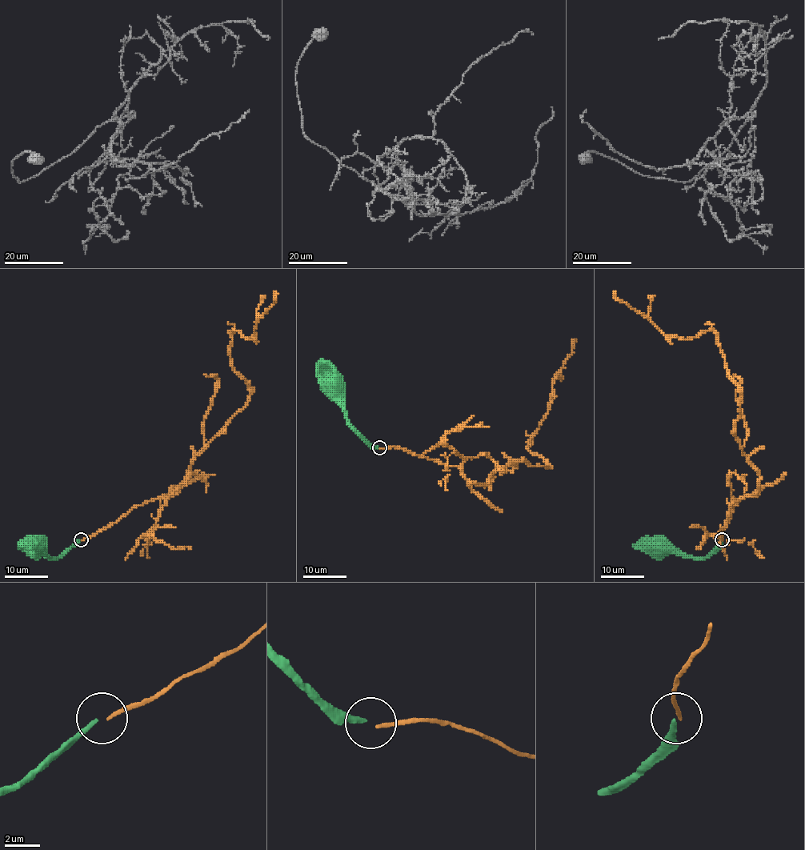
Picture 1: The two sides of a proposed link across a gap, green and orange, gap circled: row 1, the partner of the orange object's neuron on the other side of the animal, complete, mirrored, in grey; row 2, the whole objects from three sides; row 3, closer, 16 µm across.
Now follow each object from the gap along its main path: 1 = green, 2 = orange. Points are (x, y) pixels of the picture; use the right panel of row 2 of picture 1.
1: (721, 539), (719, 545), (710, 554), (700, 557), (679, 554), (665, 542), (659, 545)
2: (722, 539), (740, 498), (758, 489), (758, 473), (734, 435), (740, 394), (718, 334), (665, 335), (614, 290)

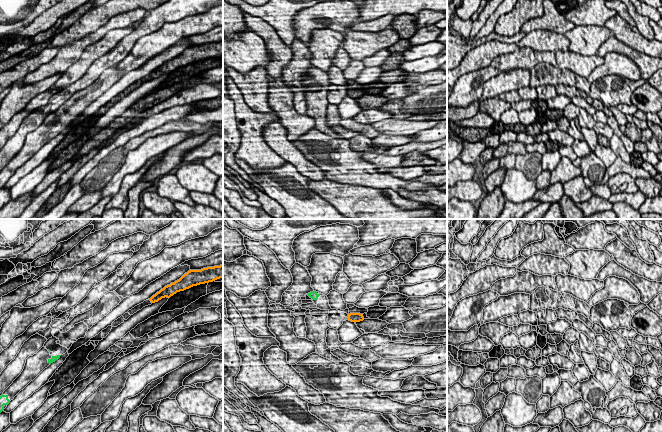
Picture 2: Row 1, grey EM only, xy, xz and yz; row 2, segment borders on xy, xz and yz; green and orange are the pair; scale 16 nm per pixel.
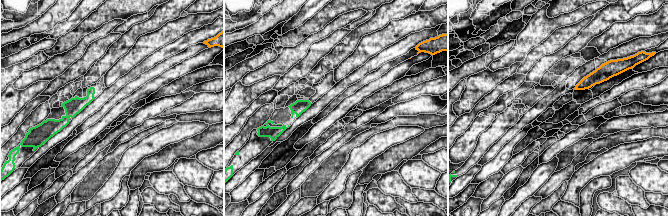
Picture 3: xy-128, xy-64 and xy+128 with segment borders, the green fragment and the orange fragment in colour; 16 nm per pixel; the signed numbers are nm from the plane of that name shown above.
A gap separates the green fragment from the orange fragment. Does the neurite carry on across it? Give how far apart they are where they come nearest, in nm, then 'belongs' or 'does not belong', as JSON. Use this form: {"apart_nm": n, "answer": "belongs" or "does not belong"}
{"apart_nm": 550, "answer": "does not belong"}

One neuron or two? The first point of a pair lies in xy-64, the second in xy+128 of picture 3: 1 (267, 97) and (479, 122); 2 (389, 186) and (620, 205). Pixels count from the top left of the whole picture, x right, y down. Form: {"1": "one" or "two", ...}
{"1": "two", "2": "two"}

